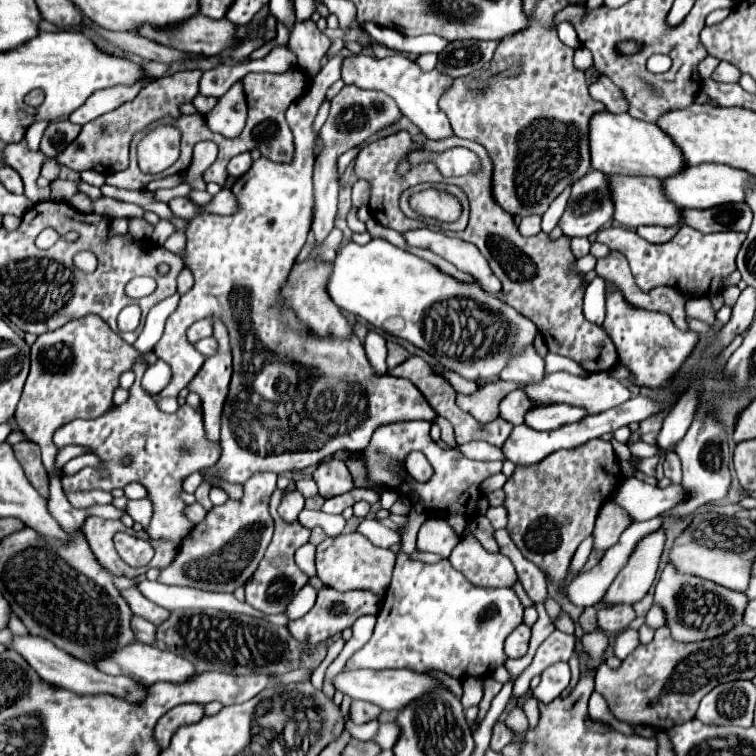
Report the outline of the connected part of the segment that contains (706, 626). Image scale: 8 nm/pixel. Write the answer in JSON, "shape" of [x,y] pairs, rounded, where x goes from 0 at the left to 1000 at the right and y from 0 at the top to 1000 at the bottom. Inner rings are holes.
{"shape":[[[881,749],[868,772],[865,796],[878,804],[892,847],[921,849],[921,847],[952,841],[963,836],[963,831],[968,831],[971,825],[981,823],[984,799],[989,796],[989,791],[981,783],[968,783],[963,778],[952,778],[950,772],[937,772],[937,767],[899,762]]]}

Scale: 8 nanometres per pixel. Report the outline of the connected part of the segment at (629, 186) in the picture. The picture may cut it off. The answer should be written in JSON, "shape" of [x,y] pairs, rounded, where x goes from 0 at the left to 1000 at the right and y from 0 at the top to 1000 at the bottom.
{"shape":[[[804,233],[807,265],[812,270],[812,291],[828,302],[844,299],[889,299],[899,296],[899,275],[894,270],[884,270],[878,259],[873,259],[873,238],[870,235],[839,235],[839,233]]]}

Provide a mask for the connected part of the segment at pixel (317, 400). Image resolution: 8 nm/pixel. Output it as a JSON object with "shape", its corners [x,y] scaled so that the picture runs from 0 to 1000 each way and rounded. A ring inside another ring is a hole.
{"shape":[[[442,74],[434,79],[431,87],[418,98],[413,106],[410,122],[392,132],[381,148],[378,159],[389,177],[389,209],[378,217],[360,214],[349,206],[344,206],[333,222],[312,235],[310,241],[310,257],[315,262],[315,280],[304,286],[280,286],[280,283],[259,283],[262,272],[254,270],[249,262],[230,262],[225,265],[225,278],[233,286],[249,286],[251,296],[246,304],[246,328],[243,328],[243,352],[254,357],[257,362],[257,378],[238,392],[235,407],[222,418],[217,442],[204,458],[204,468],[225,481],[228,487],[228,503],[225,508],[212,519],[212,524],[235,524],[241,513],[246,513],[254,500],[267,485],[271,472],[265,468],[249,451],[246,438],[254,429],[270,421],[288,421],[304,442],[304,458],[307,458],[307,503],[302,513],[302,524],[294,542],[294,571],[291,571],[291,587],[294,587],[294,603],[288,614],[280,619],[265,622],[270,630],[294,632],[307,640],[320,640],[328,635],[328,630],[339,624],[386,624],[386,622],[402,622],[407,616],[421,614],[434,601],[442,601],[444,595],[460,593],[466,598],[479,598],[497,563],[516,561],[516,558],[534,558],[534,556],[566,556],[574,558],[579,548],[574,540],[563,532],[558,519],[534,500],[521,500],[516,495],[500,500],[495,497],[487,474],[481,468],[481,458],[466,442],[463,447],[439,447],[439,444],[418,444],[410,439],[394,418],[376,407],[370,381],[378,376],[381,362],[392,347],[394,333],[399,331],[405,312],[413,299],[415,288],[415,254],[413,254],[413,222],[415,222],[415,185],[421,177],[413,175],[413,161],[421,151],[423,138],[431,132],[431,119],[437,111],[450,106],[450,87],[452,74]],[[315,410],[328,410],[328,421],[333,429],[333,447],[325,447],[312,423]],[[381,500],[410,500],[415,505],[381,505]],[[370,534],[381,534],[386,540],[370,540]]]}

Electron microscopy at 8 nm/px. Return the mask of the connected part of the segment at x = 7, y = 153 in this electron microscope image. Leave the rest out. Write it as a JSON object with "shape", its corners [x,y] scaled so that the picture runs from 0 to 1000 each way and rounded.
{"shape":[[[29,185],[21,190],[8,190],[3,214],[5,220],[13,220],[26,230],[32,241],[32,259],[37,265],[42,265],[45,270],[66,265],[66,250],[53,250],[49,246],[50,230],[56,225],[56,217],[61,214],[61,204],[42,201],[34,193],[34,185]]]}

